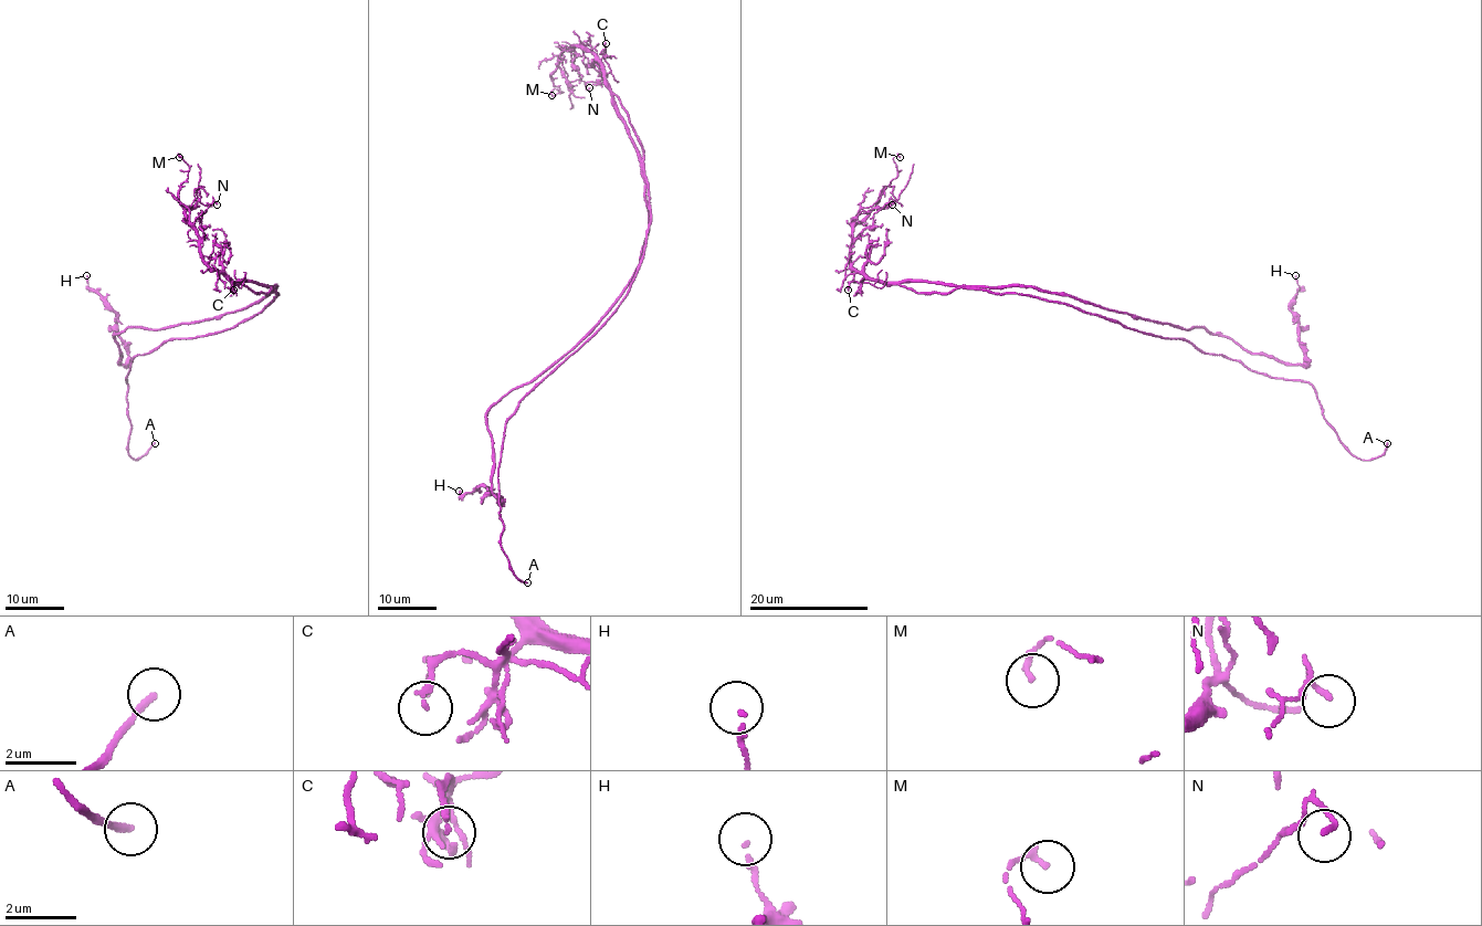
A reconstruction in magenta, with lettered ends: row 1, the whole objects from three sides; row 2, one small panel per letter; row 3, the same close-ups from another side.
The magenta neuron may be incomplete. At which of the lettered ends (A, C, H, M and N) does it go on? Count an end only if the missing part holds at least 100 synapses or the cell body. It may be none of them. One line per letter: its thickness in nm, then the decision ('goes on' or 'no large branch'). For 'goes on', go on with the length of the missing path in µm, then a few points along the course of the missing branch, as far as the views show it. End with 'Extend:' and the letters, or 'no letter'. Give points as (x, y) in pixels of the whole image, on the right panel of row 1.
A: 190 nm | goes on | 7 µm | (1387, 443), (1387, 427), (1394, 428), (1395, 422)
C: 150 nm | no large branch
H: 100 nm | no large branch
M: 140 nm | no large branch
N: 130 nm | no large branch
Extend: A

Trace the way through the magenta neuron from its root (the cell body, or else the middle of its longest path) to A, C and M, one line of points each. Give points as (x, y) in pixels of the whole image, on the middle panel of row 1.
A: (650, 196), (645, 251), (628, 295), (506, 422), (497, 469), (500, 547), (512, 572), (527, 582)
C: (650, 196), (643, 157), (607, 83), (601, 63), (606, 43)
M: (650, 196), (643, 157), (603, 65), (568, 46), (552, 72), (563, 92), (555, 87), (552, 95)

